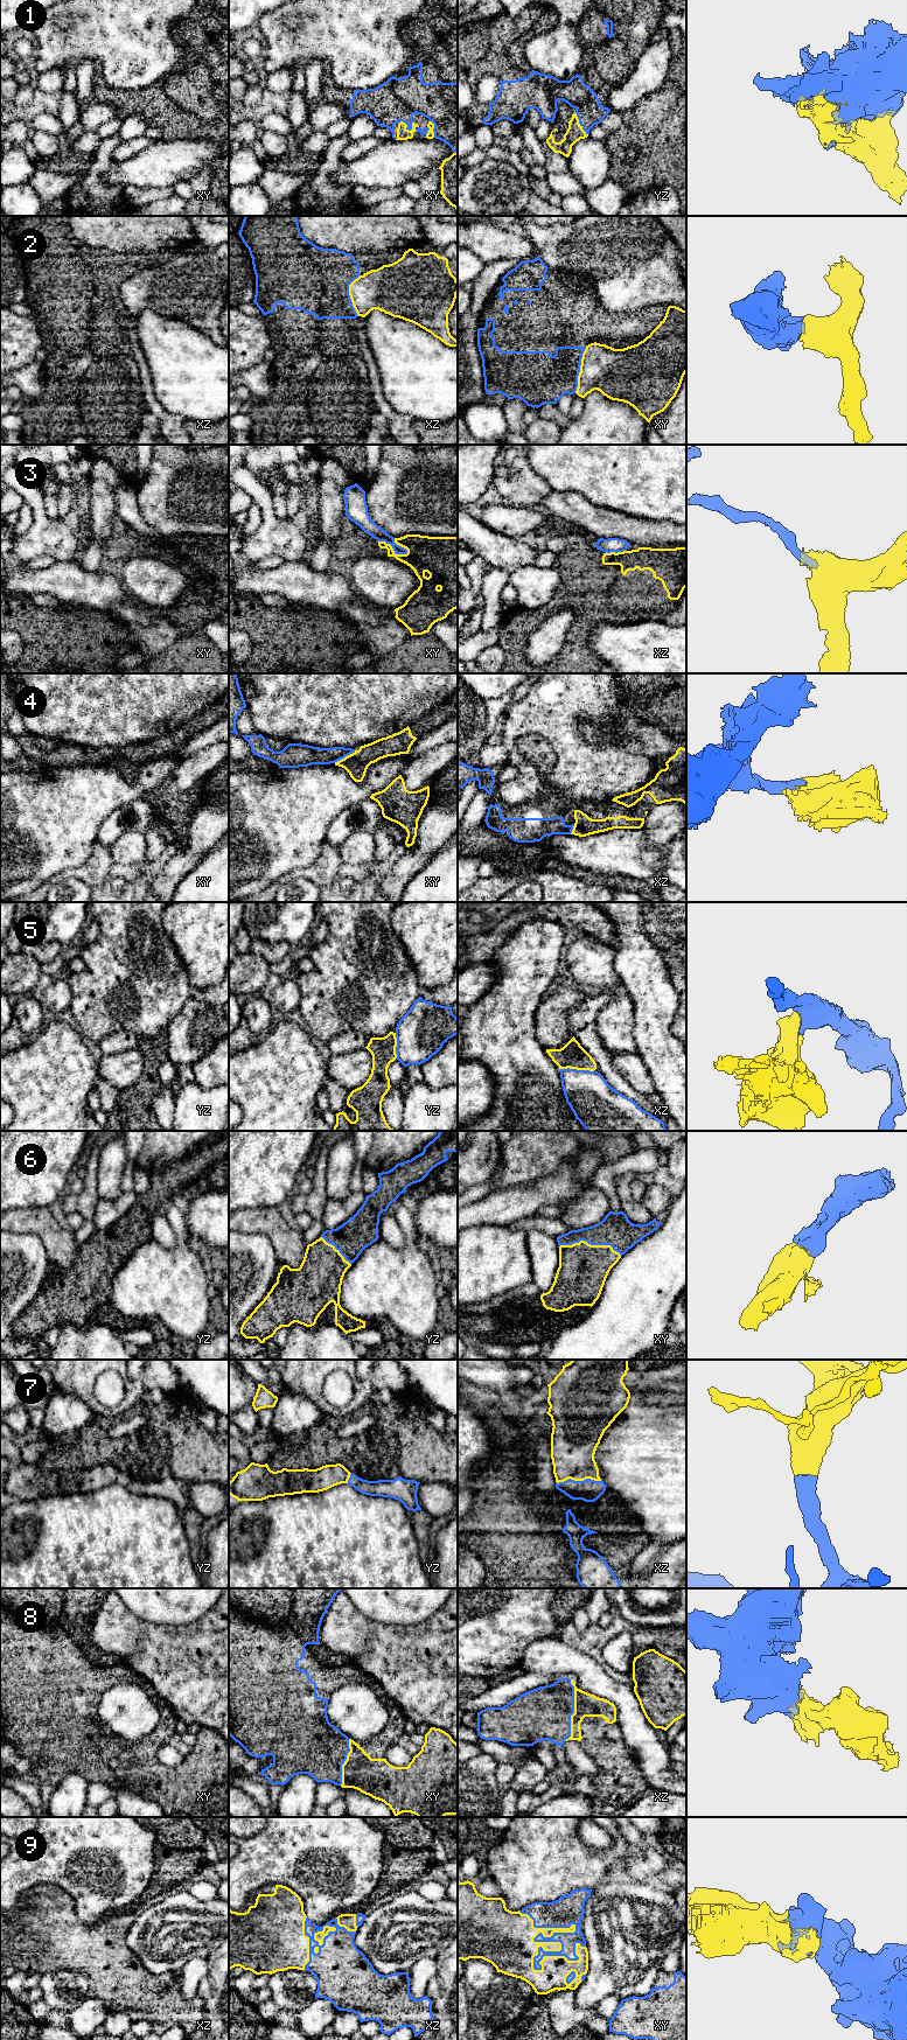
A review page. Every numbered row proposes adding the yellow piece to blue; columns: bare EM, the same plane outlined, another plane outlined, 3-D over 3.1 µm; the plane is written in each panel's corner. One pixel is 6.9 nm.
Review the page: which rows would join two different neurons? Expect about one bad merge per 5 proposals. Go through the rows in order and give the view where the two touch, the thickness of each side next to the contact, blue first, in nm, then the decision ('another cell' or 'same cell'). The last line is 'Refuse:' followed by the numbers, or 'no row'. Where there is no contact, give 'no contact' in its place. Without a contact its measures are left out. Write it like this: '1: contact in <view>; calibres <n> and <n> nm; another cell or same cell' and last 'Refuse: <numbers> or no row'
1: contact in xy; calibres 300 and 80 nm; same cell
2: contact in xy; calibres 340 and 340 nm; another cell
3: contact in xy; calibres 100 and 240 nm; another cell
4: contact in xy; calibres 140 and 160 nm; same cell
5: contact in xz; calibres 320 and 180 nm; another cell
6: contact in xy; calibres 220 and 340 nm; same cell
7: contact in xz; calibres 160 and 300 nm; same cell
8: contact in xz; calibres 360 and 160 nm; another cell
9: contact in xy; calibres 200 and 360 nm; same cell
Refuse: 2, 3, 5, 8

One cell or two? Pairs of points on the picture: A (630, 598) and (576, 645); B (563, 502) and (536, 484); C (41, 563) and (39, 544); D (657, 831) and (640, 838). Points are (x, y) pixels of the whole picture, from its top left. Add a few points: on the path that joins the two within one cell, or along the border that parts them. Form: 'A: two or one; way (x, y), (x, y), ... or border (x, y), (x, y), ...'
A: one; way (614, 598), (581, 629)
B: two; border (553, 490), (543, 500), (541, 508)
C: two; border (56, 560), (51, 557), (36, 557), (26, 561)
D: two; border (641, 828), (646, 835), (644, 846), (661, 847)

